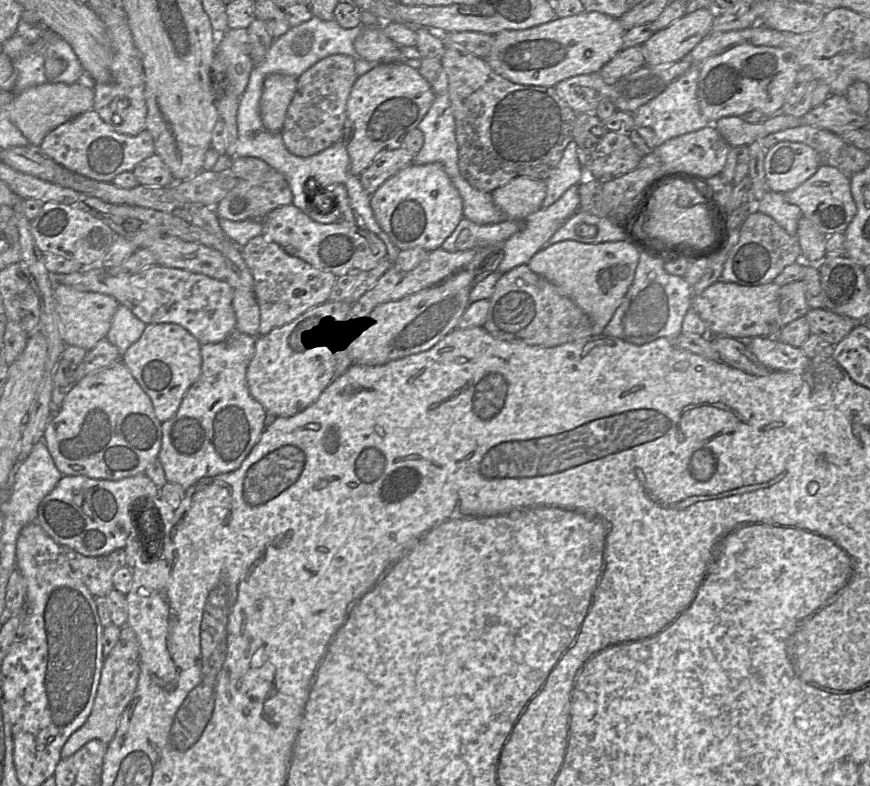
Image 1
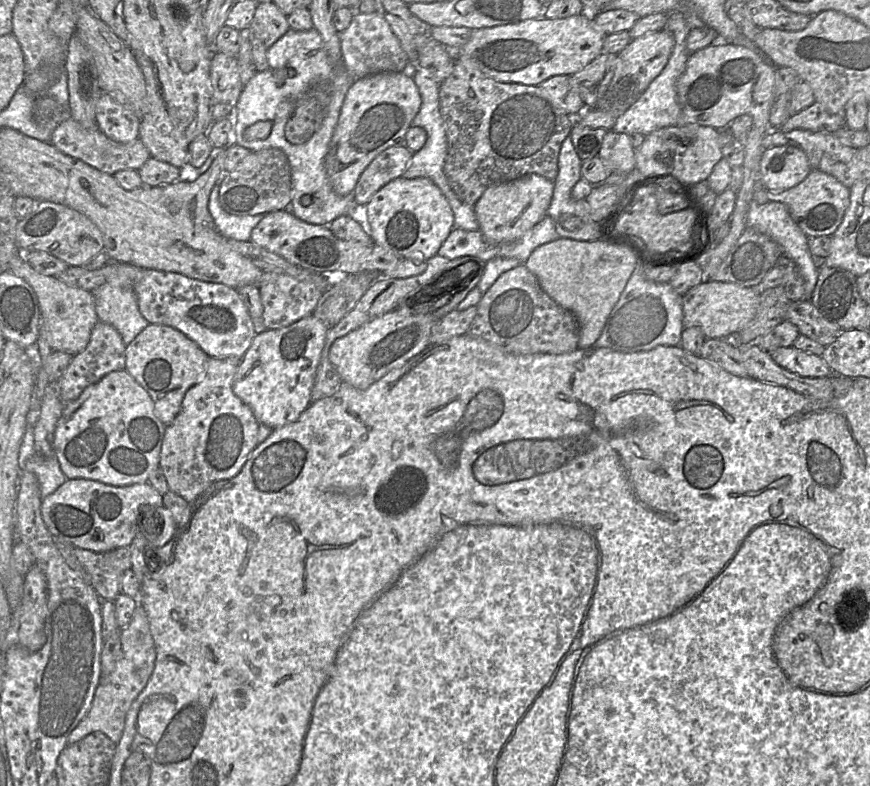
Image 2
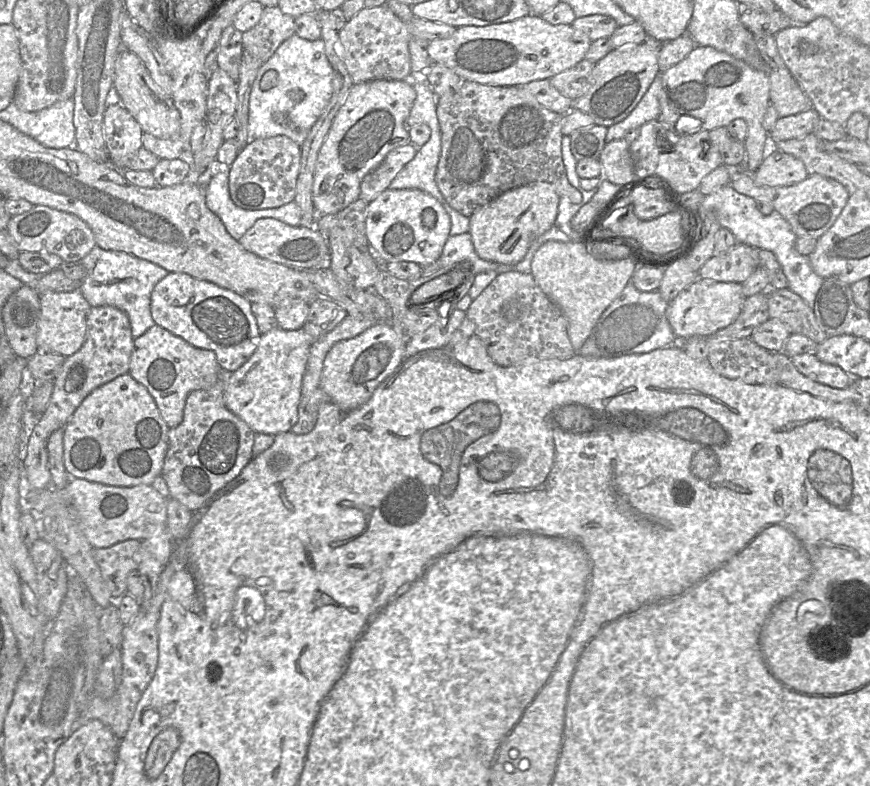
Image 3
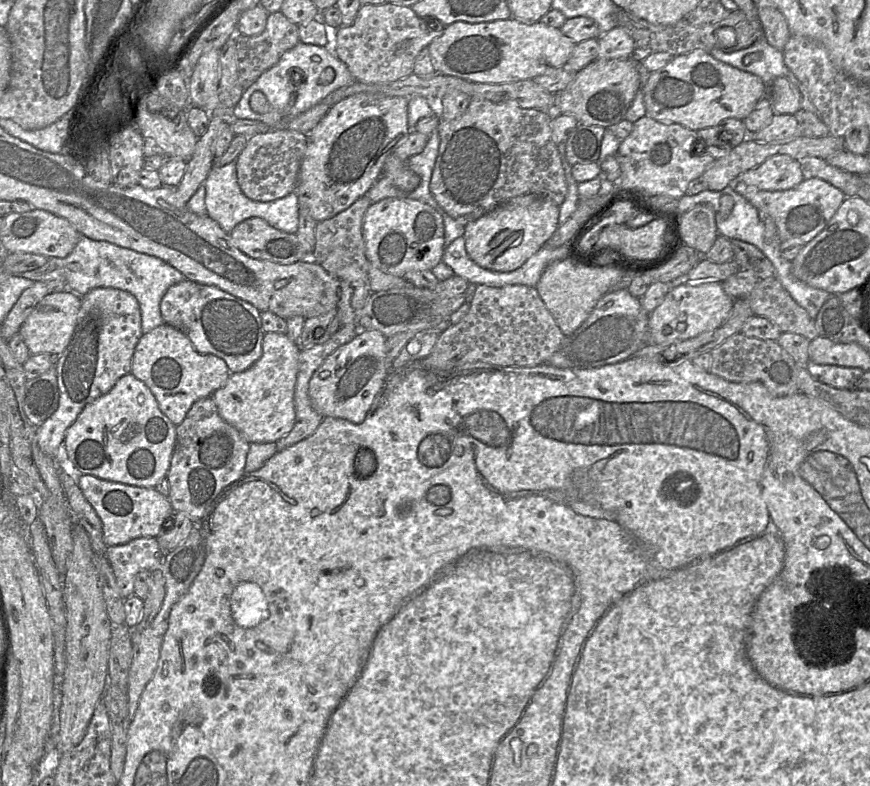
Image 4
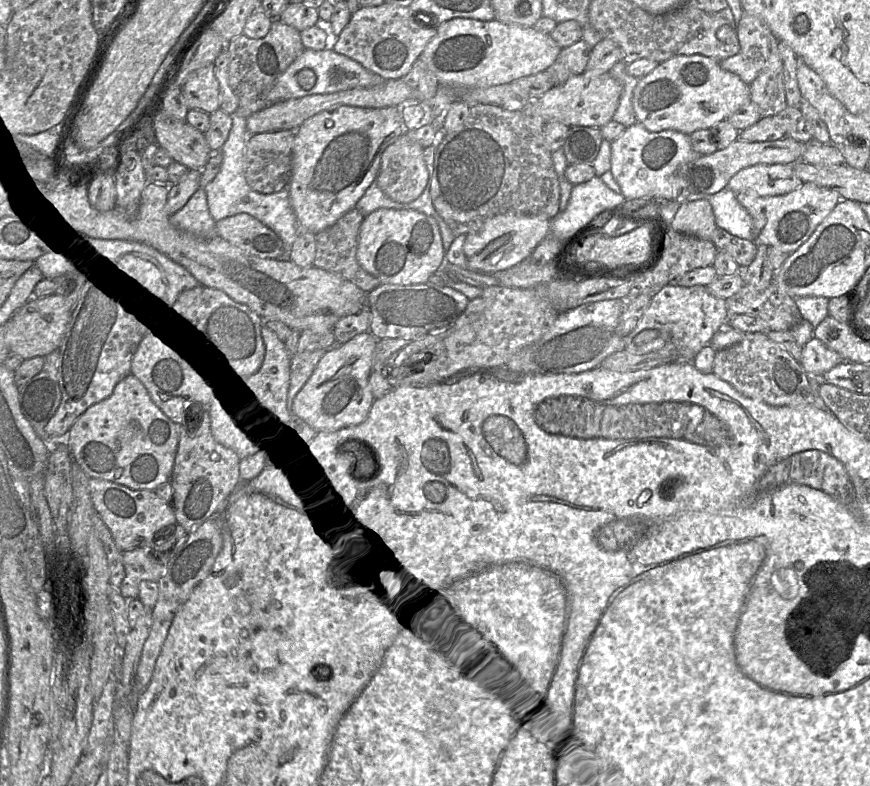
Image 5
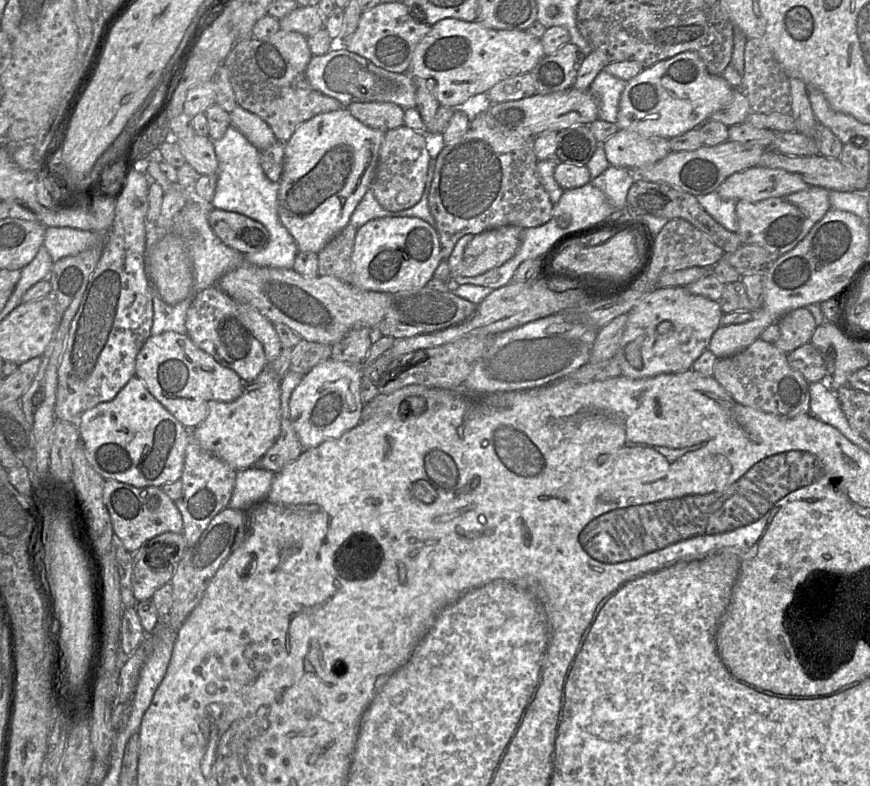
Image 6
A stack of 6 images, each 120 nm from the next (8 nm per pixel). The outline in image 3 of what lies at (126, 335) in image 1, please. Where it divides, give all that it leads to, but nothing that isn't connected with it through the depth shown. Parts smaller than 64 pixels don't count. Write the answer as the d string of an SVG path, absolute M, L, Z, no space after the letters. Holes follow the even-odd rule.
M97 245L78 263L86 270L80 291L92 307L110 305L124 311L134 339L156 324L151 314L151 293L155 285L169 274L166 269L131 254L104 250Z

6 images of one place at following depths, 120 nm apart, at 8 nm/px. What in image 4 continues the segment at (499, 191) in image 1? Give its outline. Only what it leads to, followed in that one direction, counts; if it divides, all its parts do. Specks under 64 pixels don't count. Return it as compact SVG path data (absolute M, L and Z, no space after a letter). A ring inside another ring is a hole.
M536 194L516 196L468 223L463 234L468 256L479 266L510 272L519 268L558 228L559 206Z

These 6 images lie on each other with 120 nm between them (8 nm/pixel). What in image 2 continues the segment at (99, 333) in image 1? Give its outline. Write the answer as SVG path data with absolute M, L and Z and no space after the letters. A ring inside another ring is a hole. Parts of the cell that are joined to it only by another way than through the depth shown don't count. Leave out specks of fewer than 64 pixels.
M21 251L12 257L5 269L24 279L34 289L41 310L41 333L51 348L72 355L83 351L89 343L94 326L99 321L93 292L69 286L56 276L45 276L36 272Z

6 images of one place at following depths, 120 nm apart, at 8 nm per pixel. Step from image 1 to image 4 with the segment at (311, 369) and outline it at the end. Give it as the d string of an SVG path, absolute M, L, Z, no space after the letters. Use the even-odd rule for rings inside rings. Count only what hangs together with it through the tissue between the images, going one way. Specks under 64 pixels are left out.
M266 332L262 354L248 369L231 373L227 382L211 396L220 416L233 425L249 443L276 442L289 433L295 424L294 391L299 368L301 347L286 333Z

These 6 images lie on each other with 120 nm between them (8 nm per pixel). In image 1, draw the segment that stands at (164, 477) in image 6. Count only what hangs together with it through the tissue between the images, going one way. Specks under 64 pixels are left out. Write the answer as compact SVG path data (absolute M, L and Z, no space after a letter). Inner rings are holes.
M120 359L91 372L72 385L59 411L49 419L43 438L55 465L63 475L120 480L145 473L149 464L158 457L162 443L161 426L162 422L155 415L150 397Z

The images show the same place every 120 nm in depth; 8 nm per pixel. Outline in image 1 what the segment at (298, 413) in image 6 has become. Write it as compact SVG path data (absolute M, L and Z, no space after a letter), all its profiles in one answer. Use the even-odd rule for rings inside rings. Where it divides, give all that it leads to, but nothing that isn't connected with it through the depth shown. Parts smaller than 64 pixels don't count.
M460 269L442 282L375 307L355 331L347 353L352 364L377 366L427 351L456 329L468 307L472 272Z

